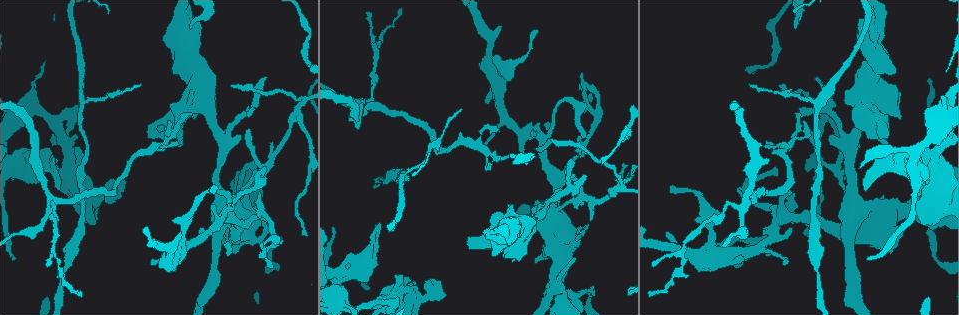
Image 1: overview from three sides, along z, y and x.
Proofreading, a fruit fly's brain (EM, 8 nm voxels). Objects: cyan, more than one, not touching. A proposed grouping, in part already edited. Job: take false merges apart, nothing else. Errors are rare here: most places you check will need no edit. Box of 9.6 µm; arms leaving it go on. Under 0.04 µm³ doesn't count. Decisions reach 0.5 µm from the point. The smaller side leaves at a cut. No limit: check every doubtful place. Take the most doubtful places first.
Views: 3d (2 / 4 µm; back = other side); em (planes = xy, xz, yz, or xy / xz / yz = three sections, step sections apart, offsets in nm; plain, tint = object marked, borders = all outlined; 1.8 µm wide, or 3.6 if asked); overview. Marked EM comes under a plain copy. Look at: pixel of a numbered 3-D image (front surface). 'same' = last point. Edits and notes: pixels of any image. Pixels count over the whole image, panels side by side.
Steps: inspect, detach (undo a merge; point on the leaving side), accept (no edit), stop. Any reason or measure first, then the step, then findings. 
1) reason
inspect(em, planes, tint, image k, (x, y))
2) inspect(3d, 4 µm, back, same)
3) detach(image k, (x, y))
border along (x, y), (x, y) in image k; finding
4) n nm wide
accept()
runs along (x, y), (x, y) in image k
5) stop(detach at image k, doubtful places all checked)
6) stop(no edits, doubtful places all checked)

sudden change in width
inspect(em, planes, tint, image 1, (556, 285))

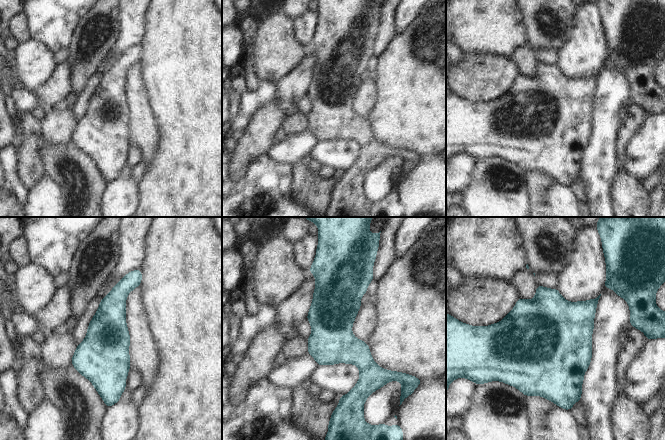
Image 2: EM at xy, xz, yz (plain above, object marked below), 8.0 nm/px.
380 nm wide
accept()
one neuron here

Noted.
four-way junction
inspect(3d, 4 µm, image 1, (54, 198))

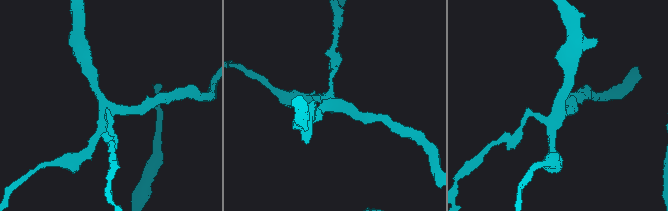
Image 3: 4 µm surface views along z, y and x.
4 arms
inspect(em, planes, tint, image 3, (330, 105))

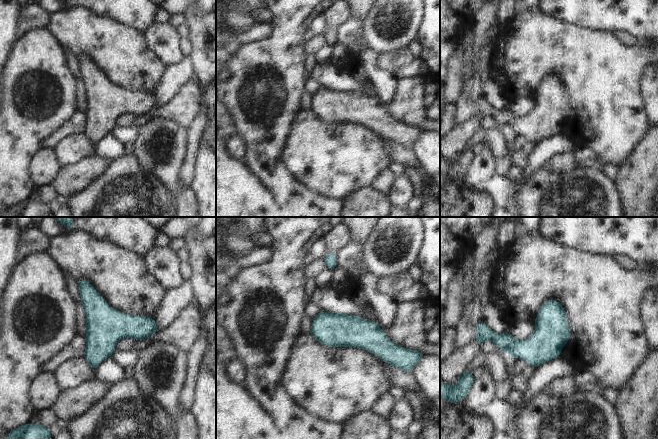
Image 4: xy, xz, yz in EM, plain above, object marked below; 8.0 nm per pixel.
accept()
all the same neuron

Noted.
inspect(em, 3.6 µm, planes, tint, image 1, (543, 213))

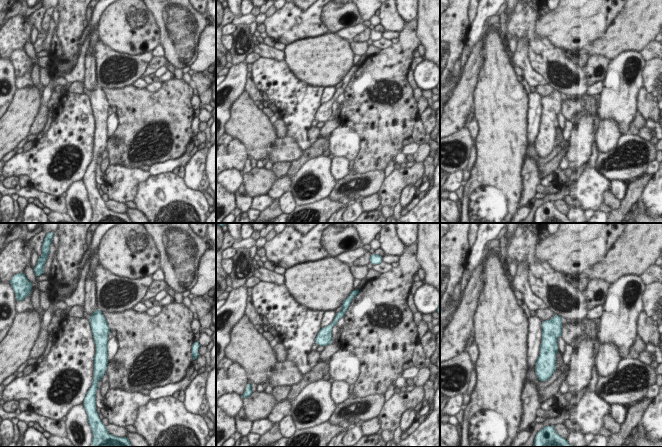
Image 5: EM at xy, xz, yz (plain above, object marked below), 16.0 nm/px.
accept()
runs along (96, 313), (103, 364) in image 5; all the same neuron

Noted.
sharp bend
inspect(em, 3.6 µm, yz, step 16, tint, image 1, (378, 303))

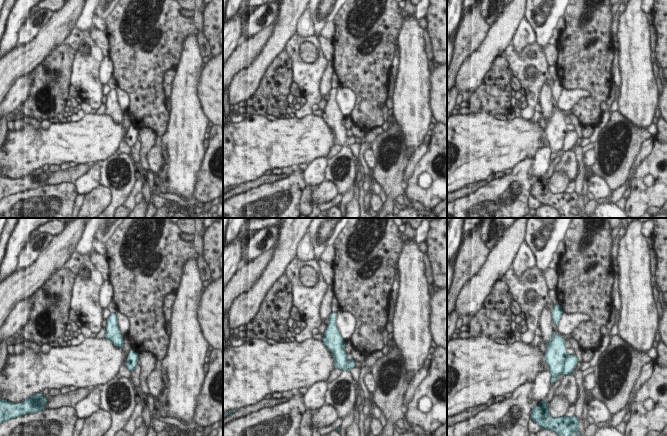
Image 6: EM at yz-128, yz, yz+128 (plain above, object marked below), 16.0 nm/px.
inspect(em, 3.6 µm, planes, tint, same)

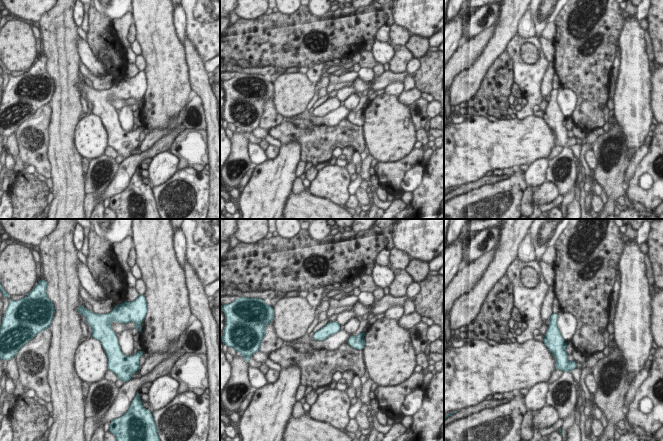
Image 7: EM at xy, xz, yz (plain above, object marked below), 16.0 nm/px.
accept()
one neuron here

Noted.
arms part here
inspect(3d, 2 µm, back, image 1, (617, 187))

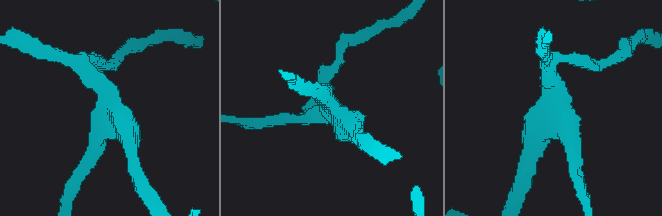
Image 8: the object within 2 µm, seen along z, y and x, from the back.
inspect(em, planes, tint, image 8, (107, 109))

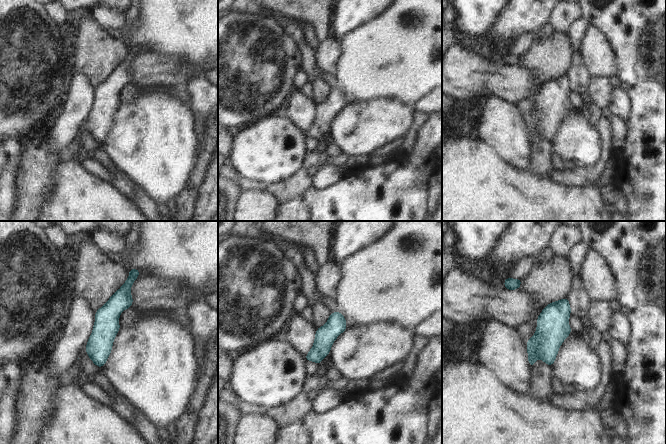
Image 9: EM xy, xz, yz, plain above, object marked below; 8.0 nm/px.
accept()
runs along (131, 279), (107, 316), (99, 364) in image 9; continuous, no second neuron

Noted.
three arms meet
inspect(3d, 4 µm, image 1, (224, 217))

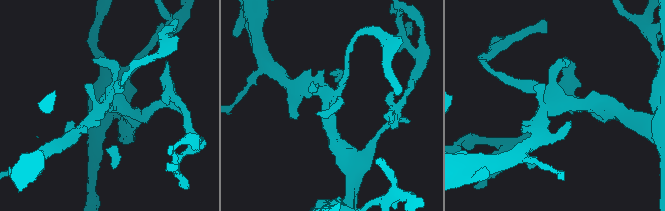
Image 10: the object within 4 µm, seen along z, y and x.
inspect(em, planes, tint, image 10, (329, 102))

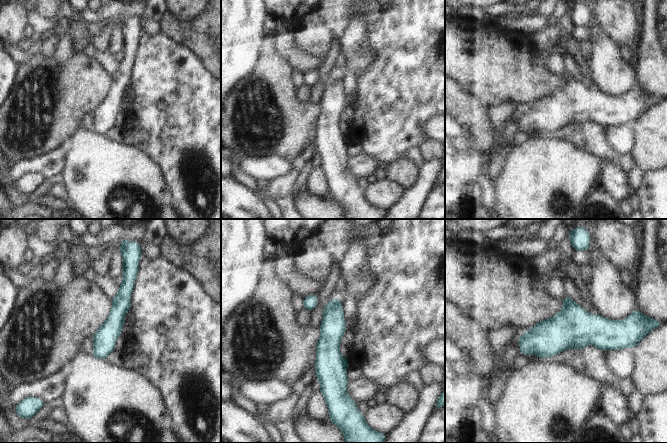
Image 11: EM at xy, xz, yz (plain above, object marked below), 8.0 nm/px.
accept()
runs along (338, 300), (328, 391) in image 11; all the same neuron

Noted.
sudden change in width
inspect(3d, 4 µm, back, image 1, (552, 222))

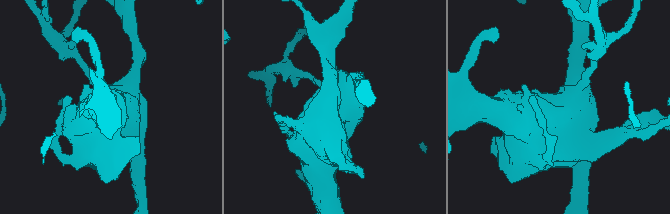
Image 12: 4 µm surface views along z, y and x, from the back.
inspect(em, yz, step 8, tint, image 12, (562, 117))

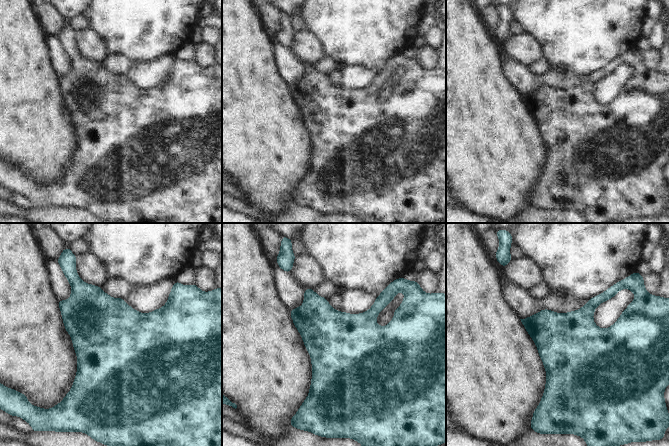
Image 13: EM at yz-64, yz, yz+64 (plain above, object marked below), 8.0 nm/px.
another direction
inspect(em, planes, tint, same)

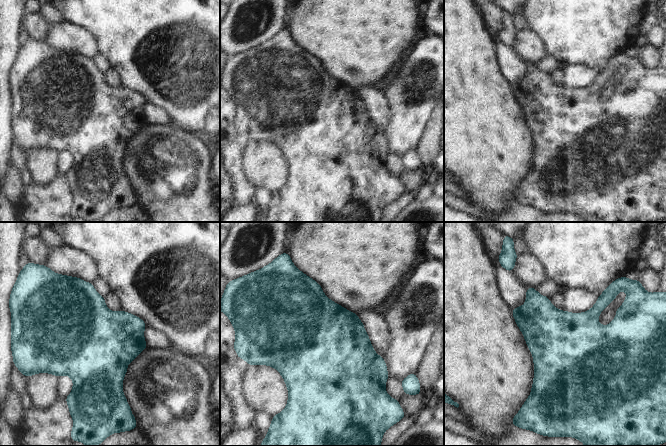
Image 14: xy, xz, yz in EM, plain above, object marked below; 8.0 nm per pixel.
accept()
continuous, no second neuron

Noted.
stop(no edits, doubtful places all checked)

